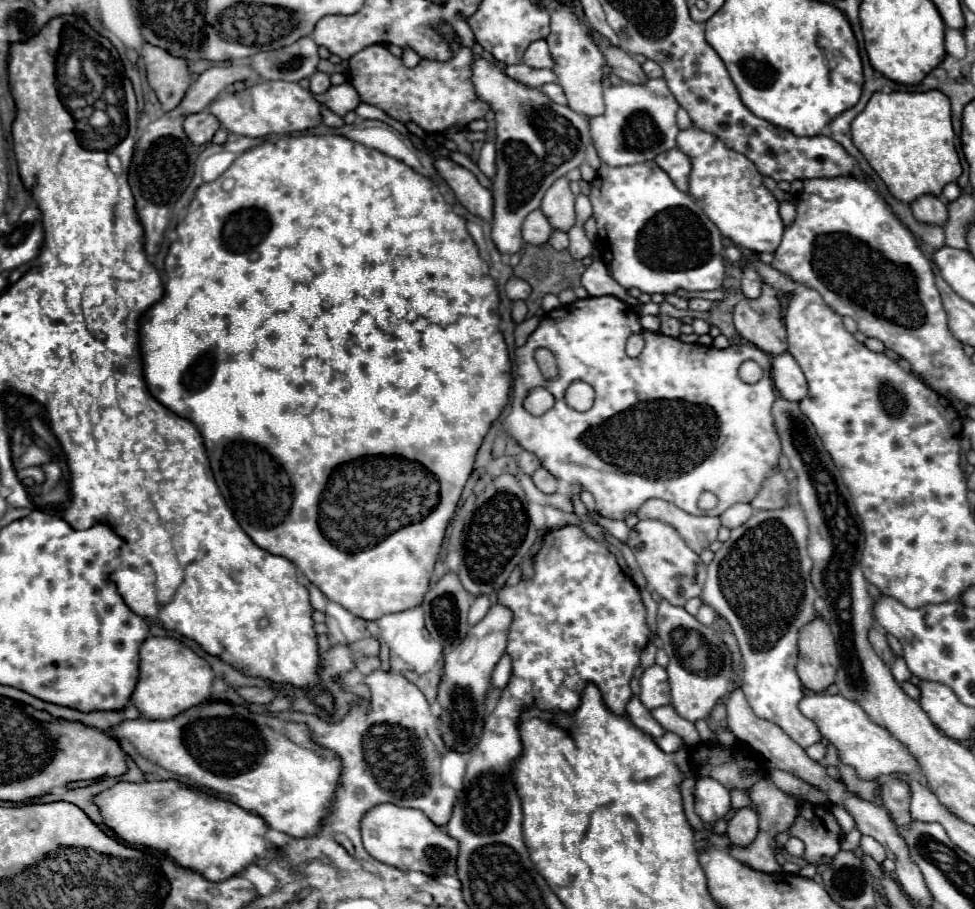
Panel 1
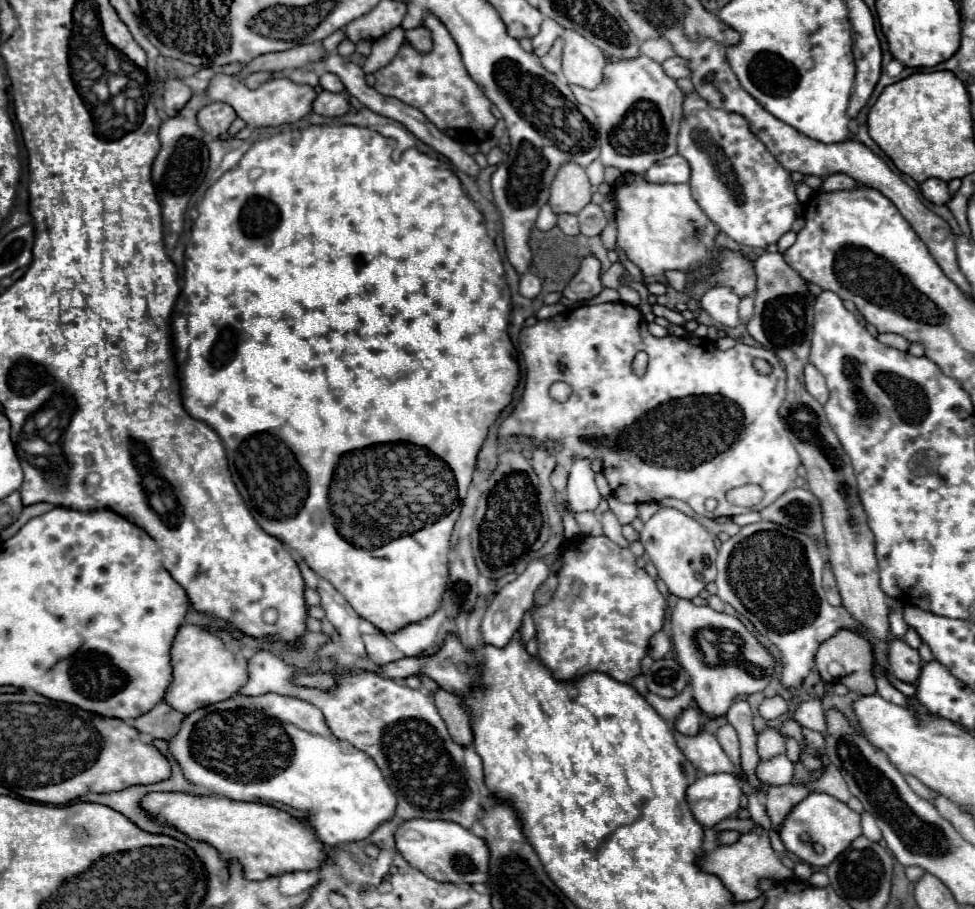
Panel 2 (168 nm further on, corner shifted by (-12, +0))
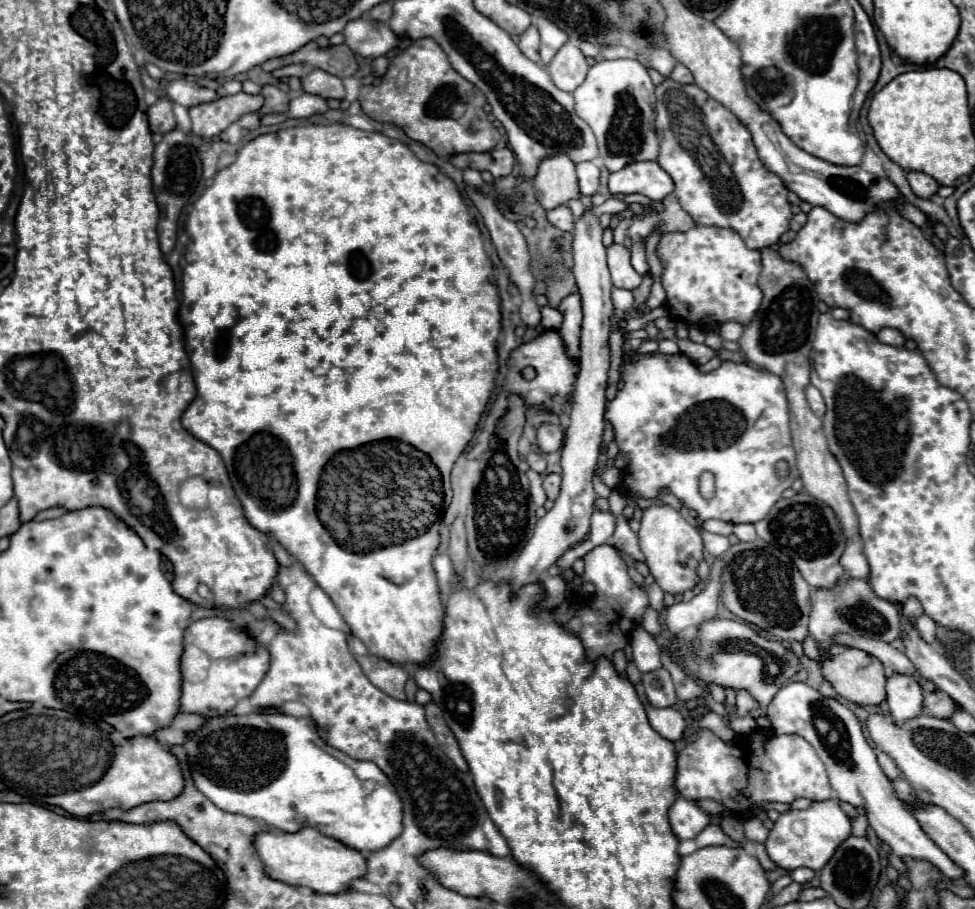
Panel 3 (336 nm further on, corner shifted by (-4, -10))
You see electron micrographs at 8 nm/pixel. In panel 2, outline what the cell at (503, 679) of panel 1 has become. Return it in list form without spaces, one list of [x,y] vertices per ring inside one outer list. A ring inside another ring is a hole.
[[[529,611],[525,613],[522,621],[522,625],[520,629],[521,633],[521,640],[523,643],[527,643],[532,637],[536,634],[535,625],[533,623],[532,619],[532,613],[529,615]]]

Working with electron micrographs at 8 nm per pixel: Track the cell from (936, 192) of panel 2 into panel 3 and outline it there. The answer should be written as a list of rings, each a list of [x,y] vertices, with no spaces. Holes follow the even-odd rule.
[[[907,171],[907,181],[909,181],[911,189],[915,191],[915,195],[923,197],[923,199],[929,199],[939,189],[939,183],[921,171]]]

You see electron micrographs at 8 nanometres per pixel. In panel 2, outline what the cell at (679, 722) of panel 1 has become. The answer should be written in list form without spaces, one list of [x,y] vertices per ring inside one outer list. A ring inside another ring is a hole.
[[[687,687],[681,695],[673,697],[673,699],[661,699],[653,693],[647,693],[647,701],[667,723],[675,723],[679,719],[679,715],[691,705],[693,695],[691,695],[691,689]]]

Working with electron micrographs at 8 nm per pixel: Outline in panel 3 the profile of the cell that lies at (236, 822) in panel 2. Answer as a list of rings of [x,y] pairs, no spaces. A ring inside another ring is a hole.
[[[309,827],[301,829],[299,833],[259,833],[255,839],[255,847],[261,861],[265,863],[269,877],[289,885],[311,887],[317,893],[347,891],[355,879],[361,879],[367,873],[367,859],[361,851],[351,849],[341,841]]]

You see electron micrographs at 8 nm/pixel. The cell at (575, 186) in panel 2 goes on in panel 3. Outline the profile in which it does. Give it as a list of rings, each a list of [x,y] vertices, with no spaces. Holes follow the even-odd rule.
[[[565,153],[543,159],[533,179],[533,191],[537,201],[547,211],[555,209],[557,205],[565,205],[573,197],[579,197],[575,163]]]

